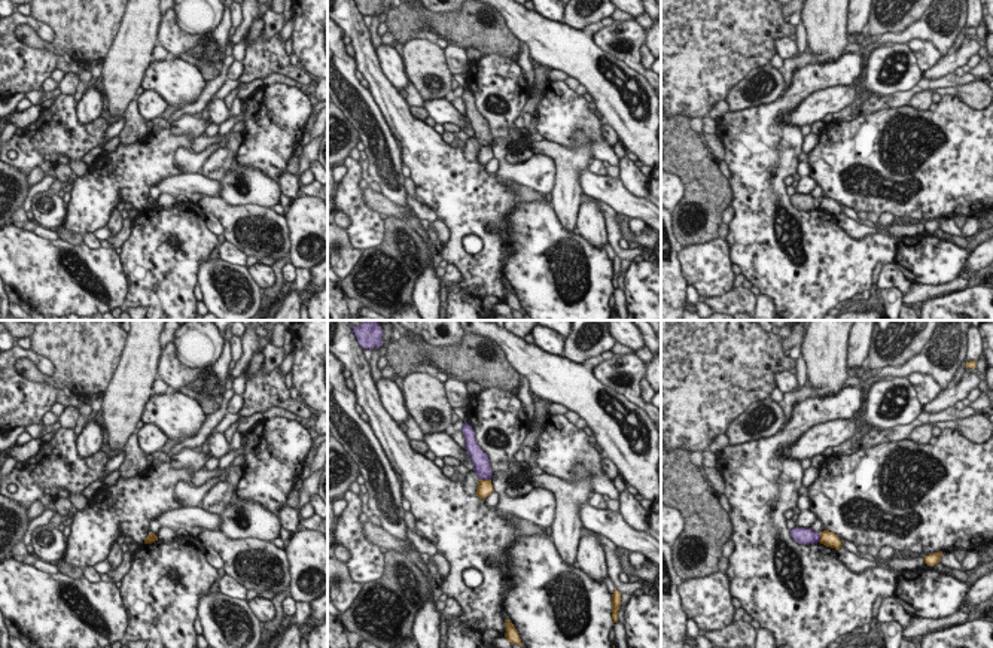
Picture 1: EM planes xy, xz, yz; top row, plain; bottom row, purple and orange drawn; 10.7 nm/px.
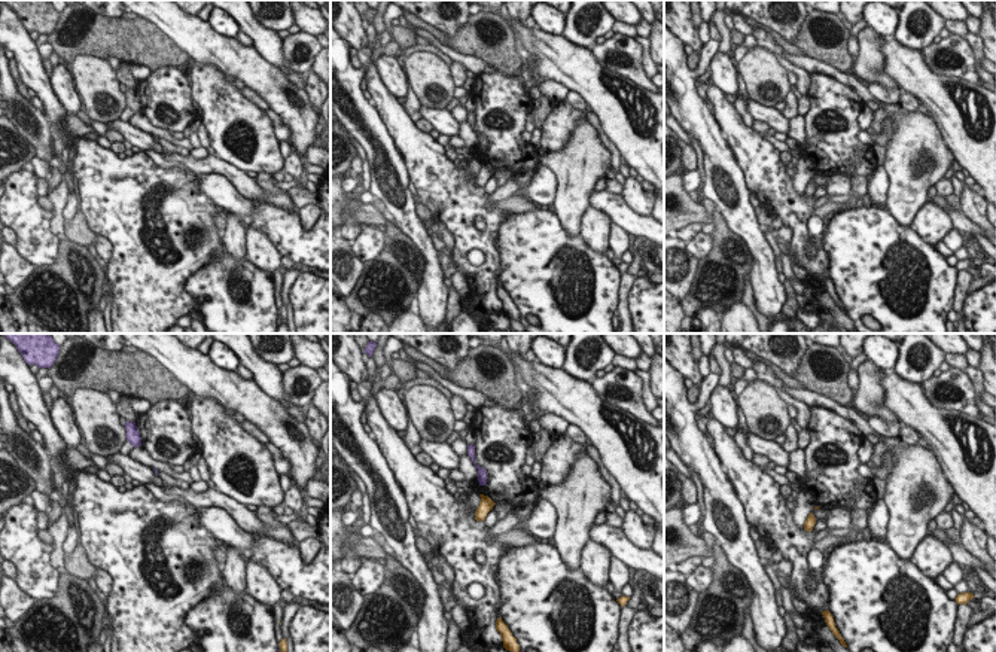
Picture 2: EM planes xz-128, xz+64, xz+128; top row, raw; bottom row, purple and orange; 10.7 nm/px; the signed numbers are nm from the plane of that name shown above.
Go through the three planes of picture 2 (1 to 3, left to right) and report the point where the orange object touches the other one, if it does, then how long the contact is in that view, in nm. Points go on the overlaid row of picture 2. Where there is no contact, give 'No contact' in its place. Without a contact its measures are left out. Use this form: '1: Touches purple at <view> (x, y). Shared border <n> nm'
1: No contact
2: No contact
3: No contact.

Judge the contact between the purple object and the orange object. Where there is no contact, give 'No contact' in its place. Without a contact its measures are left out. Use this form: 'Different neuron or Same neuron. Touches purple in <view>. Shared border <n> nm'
Different neuron. Touches purple in xz. Shared border 130 nm.

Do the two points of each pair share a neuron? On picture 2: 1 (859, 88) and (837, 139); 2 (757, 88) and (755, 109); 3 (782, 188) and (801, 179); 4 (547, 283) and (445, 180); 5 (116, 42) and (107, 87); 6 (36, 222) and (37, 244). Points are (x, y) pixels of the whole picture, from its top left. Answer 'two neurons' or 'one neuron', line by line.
1: two neurons
2: two neurons
3: two neurons
4: two neurons
5: two neurons
6: one neuron

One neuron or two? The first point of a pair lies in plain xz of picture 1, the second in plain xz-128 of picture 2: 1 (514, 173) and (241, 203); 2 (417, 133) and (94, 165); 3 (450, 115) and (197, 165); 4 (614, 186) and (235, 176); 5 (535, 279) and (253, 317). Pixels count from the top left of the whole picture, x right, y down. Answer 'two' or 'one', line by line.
1: one
2: one
3: one
4: one
5: one

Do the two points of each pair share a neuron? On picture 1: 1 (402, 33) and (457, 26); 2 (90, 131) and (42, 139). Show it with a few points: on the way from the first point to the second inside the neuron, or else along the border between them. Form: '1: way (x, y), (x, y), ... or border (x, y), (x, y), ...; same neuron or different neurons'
1: way (416, 23), (444, 23); same neuron
2: way (78, 137), (54, 137); same neuron

